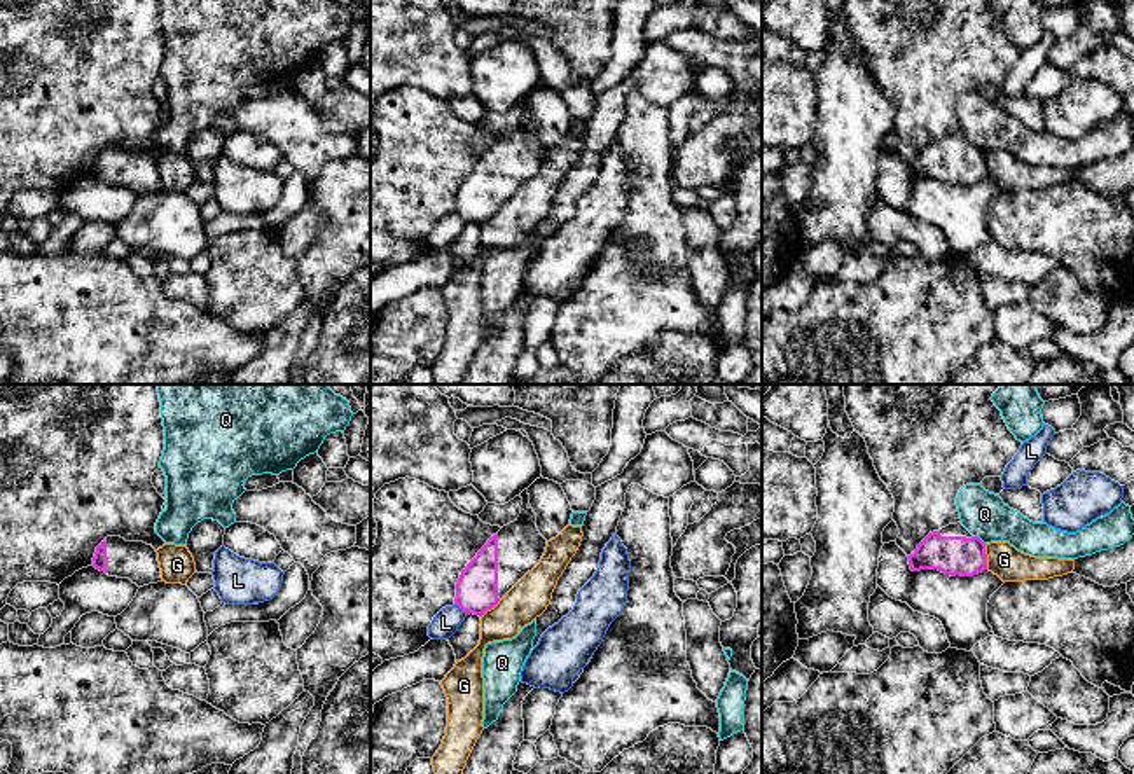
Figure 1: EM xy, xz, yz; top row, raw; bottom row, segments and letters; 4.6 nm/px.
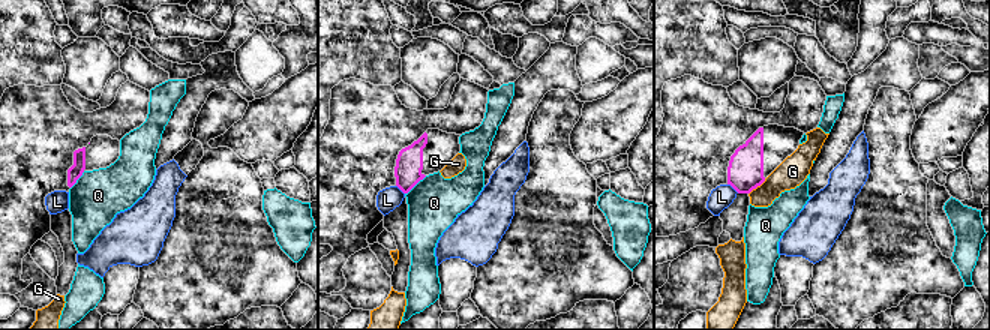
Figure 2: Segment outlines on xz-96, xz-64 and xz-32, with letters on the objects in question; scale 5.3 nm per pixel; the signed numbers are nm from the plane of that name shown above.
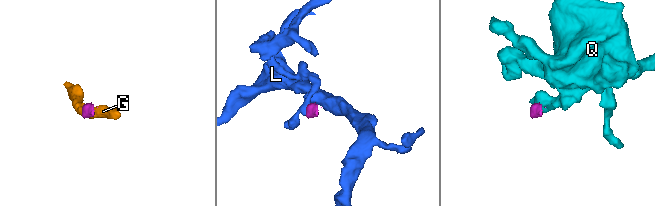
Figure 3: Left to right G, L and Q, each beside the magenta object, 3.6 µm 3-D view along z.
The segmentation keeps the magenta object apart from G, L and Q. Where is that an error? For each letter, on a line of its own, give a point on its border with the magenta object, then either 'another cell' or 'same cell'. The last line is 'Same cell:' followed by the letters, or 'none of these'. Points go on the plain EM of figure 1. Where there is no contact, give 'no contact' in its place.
G: meets magenta in yz at (986, 165); another cell
L: meets magenta in xz at (462, 217); another cell
Q: meets magenta in yz at (979, 147); another cell
Same cell: none of these

